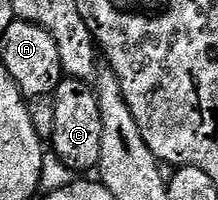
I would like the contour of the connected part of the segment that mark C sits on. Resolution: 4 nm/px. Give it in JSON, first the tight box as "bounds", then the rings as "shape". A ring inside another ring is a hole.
{"bounds":[51,77,103,175],"shape":[[[65,77],[59,83],[57,92],[52,94],[55,107],[55,131],[51,138],[52,156],[58,157],[74,174],[85,175],[88,169],[96,170],[103,155],[103,119],[99,115],[99,103],[94,86],[87,81],[78,81],[76,77]]]}

